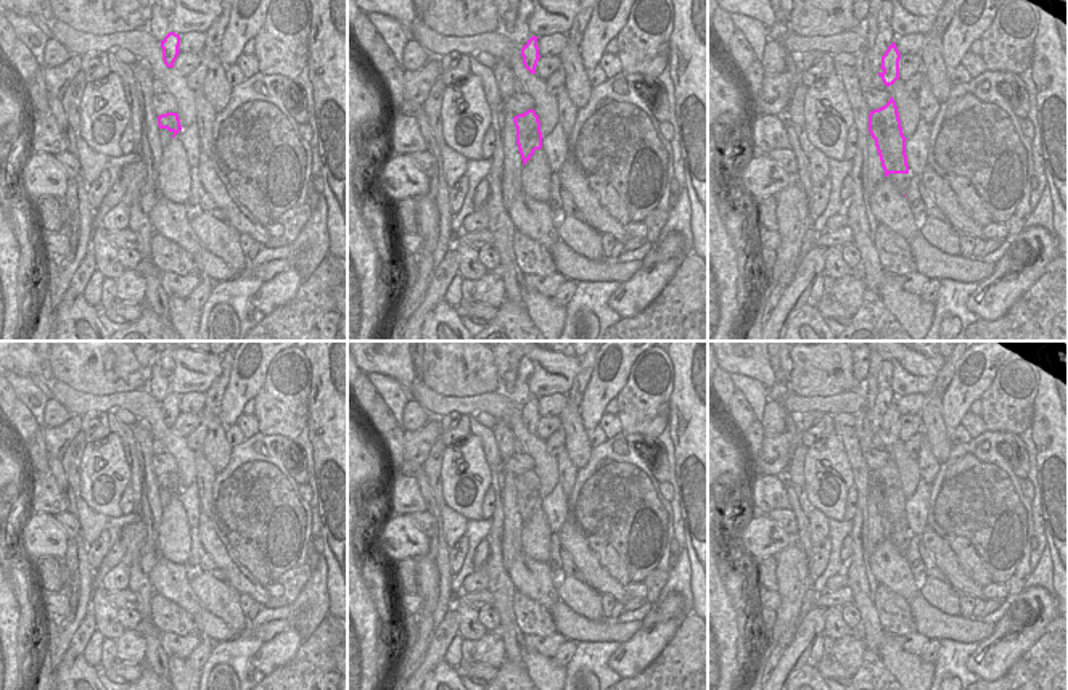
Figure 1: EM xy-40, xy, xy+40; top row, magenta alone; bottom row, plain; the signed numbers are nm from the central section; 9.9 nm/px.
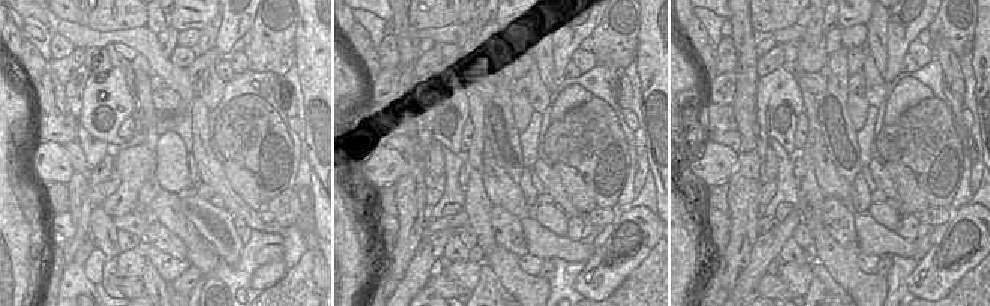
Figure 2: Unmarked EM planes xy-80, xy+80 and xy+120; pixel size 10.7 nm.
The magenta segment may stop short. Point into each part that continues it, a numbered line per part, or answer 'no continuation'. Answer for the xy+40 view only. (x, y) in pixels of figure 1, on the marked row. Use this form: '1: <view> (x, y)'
no continuation

